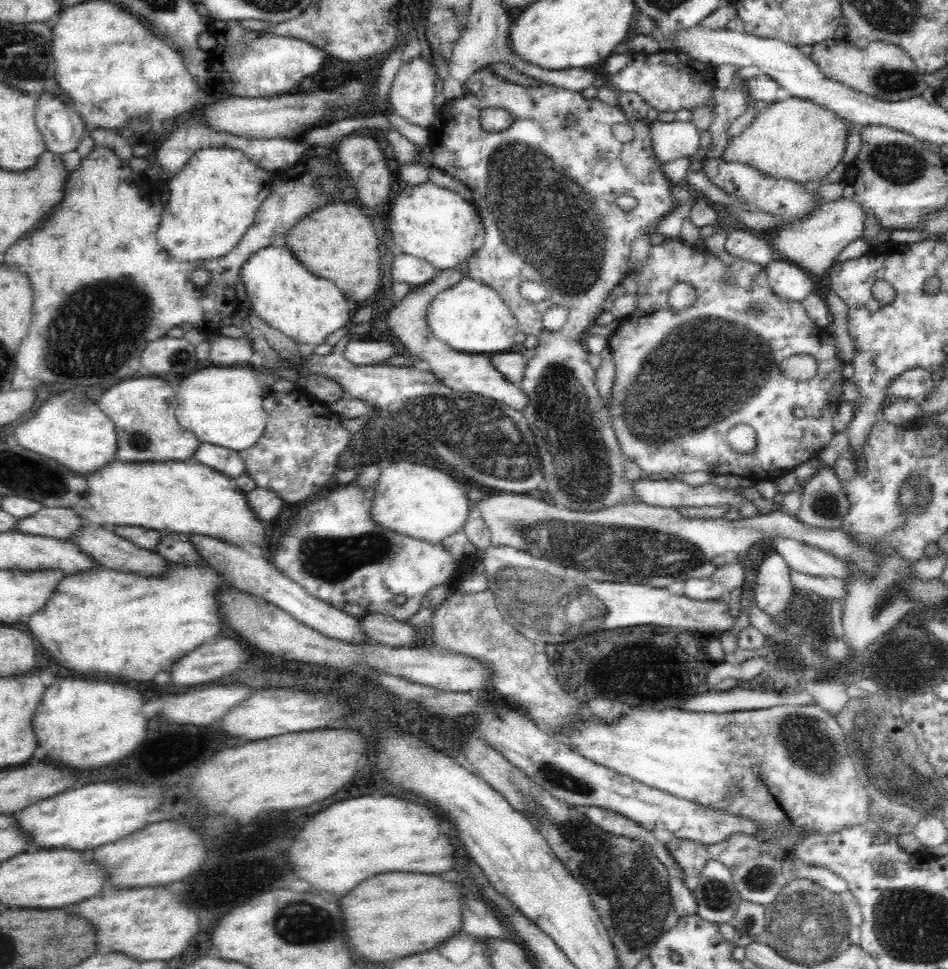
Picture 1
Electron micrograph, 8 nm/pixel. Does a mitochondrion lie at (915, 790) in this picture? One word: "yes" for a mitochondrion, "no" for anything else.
yes

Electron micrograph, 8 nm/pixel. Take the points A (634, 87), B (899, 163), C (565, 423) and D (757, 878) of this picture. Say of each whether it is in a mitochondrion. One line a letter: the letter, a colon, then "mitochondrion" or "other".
A: other
B: mitochondrion
C: mitochondrion
D: mitochondrion

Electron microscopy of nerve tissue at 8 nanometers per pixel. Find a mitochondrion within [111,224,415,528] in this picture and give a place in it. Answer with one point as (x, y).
(138, 440)

